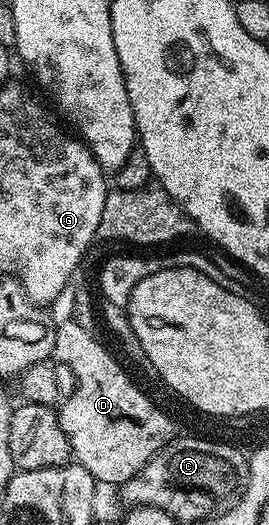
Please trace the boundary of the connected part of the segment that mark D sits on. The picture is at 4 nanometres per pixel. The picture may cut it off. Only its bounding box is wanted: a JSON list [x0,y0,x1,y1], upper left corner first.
[54,319,172,486]

